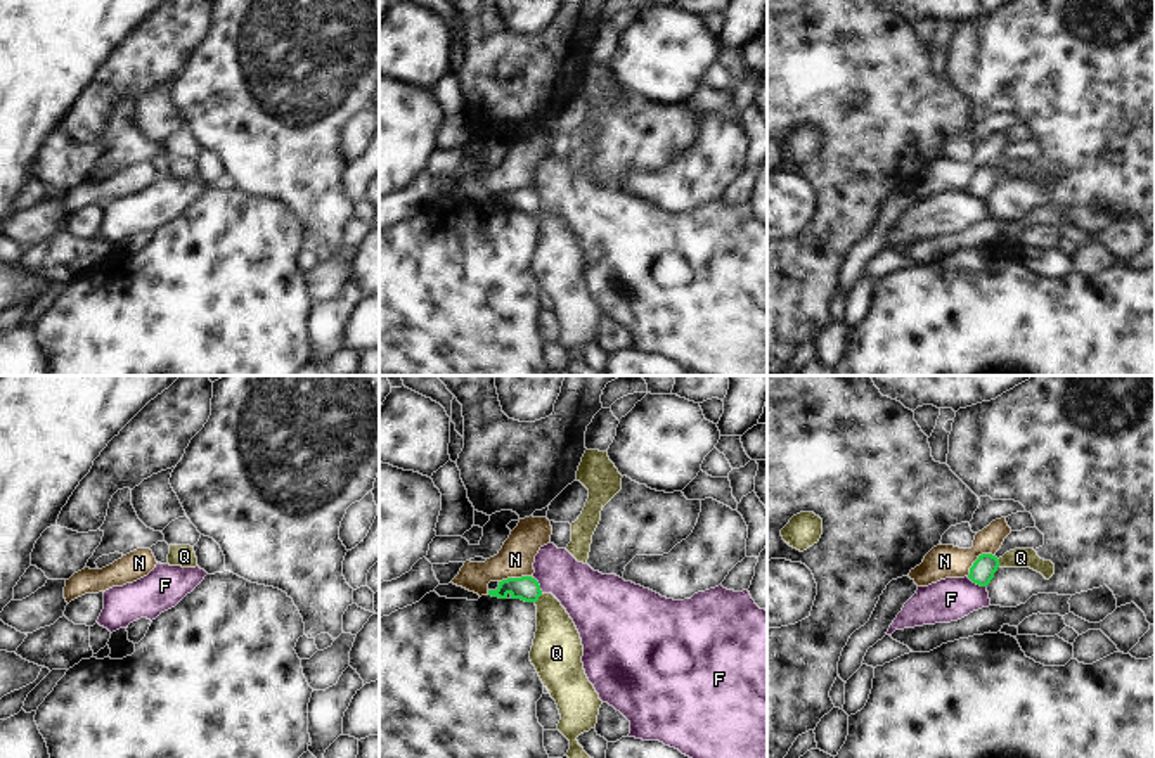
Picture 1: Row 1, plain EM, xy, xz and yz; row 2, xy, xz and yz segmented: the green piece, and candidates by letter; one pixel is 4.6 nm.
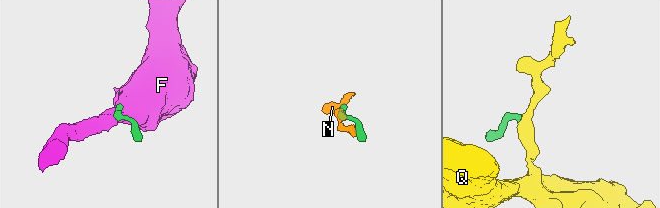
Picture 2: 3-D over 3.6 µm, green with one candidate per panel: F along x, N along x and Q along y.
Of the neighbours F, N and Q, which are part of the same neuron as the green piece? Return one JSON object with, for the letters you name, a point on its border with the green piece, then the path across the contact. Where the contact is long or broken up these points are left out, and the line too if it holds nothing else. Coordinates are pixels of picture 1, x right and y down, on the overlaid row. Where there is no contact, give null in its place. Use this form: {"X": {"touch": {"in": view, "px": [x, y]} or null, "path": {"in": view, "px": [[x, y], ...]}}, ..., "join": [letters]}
{"join": []}

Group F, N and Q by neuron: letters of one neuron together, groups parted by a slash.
F / N / Q

